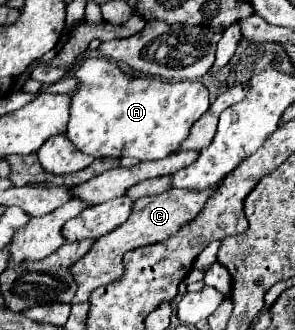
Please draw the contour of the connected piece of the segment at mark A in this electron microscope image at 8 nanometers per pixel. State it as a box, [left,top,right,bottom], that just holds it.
[68,57,208,161]

